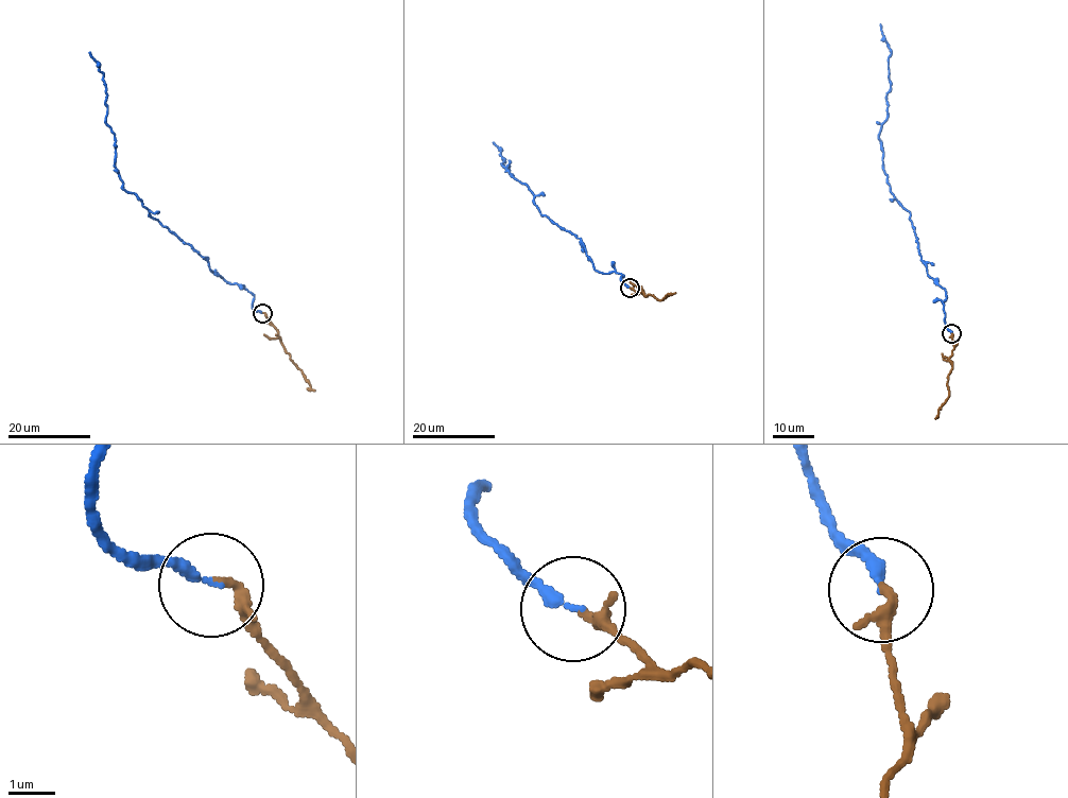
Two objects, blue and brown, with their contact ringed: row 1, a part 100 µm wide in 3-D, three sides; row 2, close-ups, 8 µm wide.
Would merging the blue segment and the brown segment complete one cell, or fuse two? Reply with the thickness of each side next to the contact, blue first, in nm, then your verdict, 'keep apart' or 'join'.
240/170 nm | join

